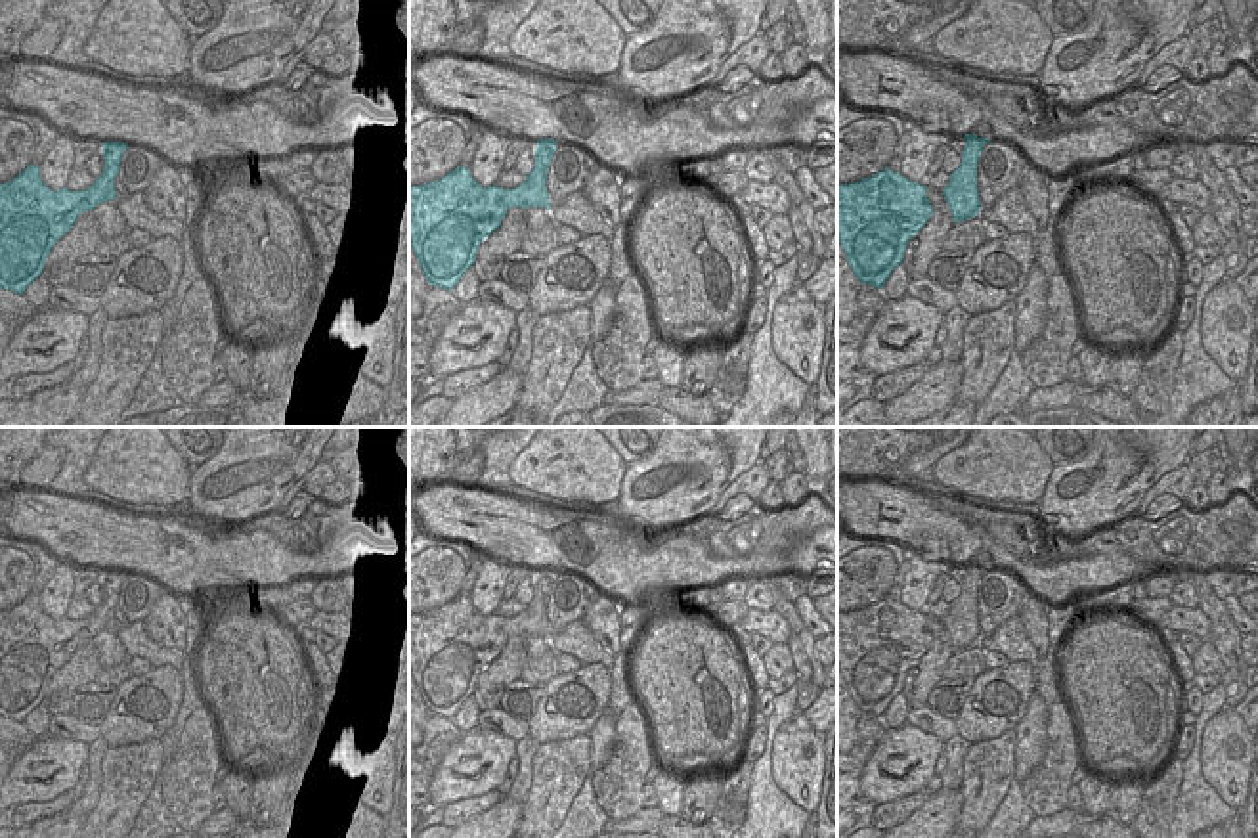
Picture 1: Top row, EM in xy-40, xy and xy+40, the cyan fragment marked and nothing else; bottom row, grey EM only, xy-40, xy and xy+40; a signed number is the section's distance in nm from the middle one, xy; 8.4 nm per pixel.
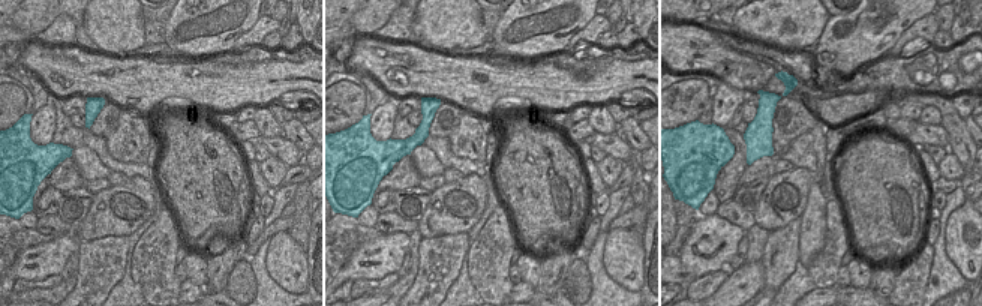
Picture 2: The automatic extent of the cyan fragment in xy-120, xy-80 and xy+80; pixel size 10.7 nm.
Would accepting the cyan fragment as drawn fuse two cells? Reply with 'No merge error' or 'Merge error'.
Merge error

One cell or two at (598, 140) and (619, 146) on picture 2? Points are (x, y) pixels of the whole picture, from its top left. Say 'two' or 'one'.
one

